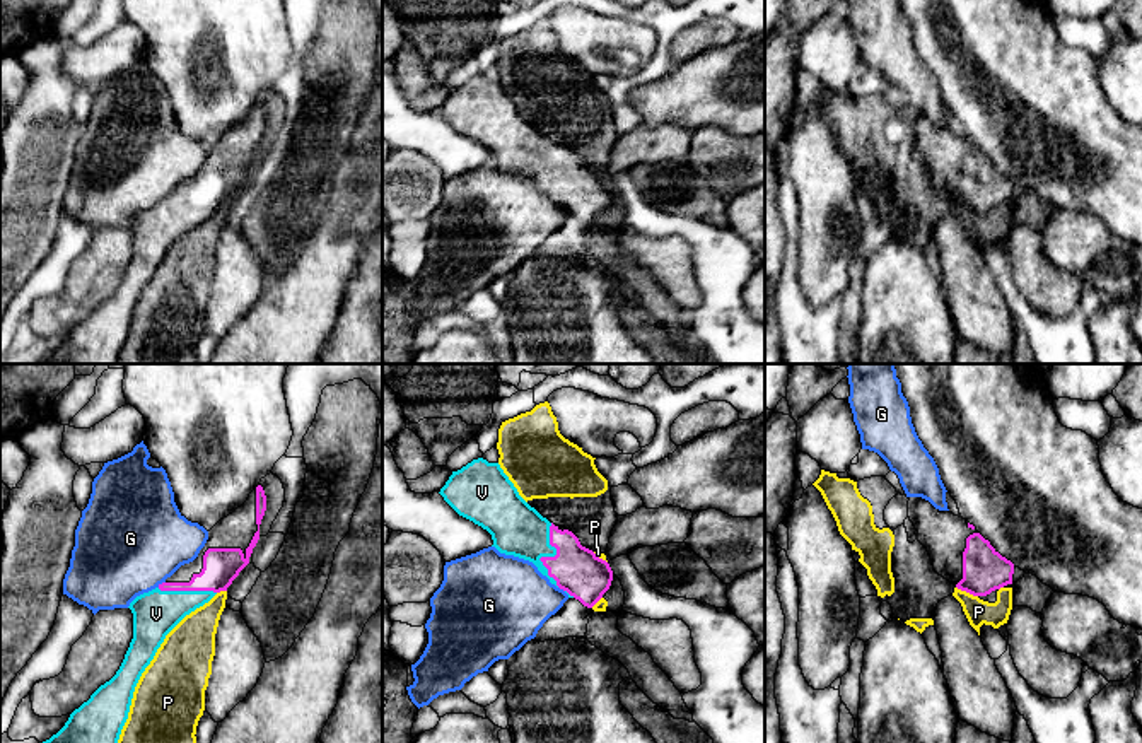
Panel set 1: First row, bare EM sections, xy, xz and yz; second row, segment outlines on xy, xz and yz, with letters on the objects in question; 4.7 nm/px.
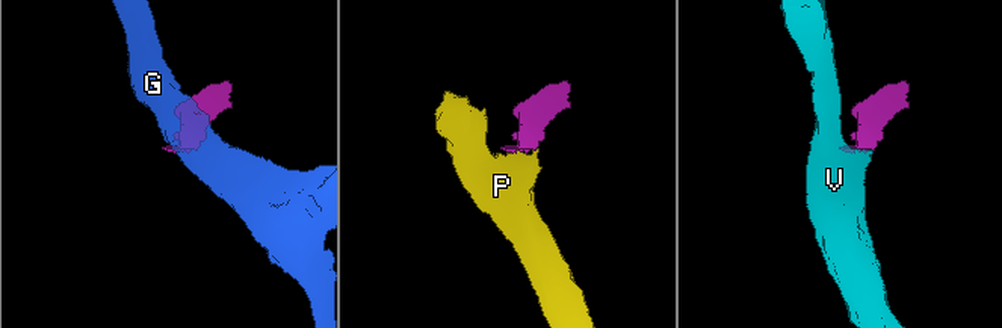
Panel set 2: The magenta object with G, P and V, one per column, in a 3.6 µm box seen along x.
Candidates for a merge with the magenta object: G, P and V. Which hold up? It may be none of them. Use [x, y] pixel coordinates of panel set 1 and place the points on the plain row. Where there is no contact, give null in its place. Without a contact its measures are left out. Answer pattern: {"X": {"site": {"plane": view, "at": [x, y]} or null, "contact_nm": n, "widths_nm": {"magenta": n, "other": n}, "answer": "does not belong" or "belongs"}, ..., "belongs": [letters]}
{"G": {"site": {"plane": "xy", "at": [163, 200]}, "contact_nm": 50, "widths_nm": {"magenta": 140, "other": 500}, "answer": "does not belong"}, "P": {"site": {"plane": "yz", "at": [967, 209]}, "contact_nm": 120, "widths_nm": {"magenta": 200, "other": 120}, "answer": "does not belong"}, "V": {"site": {"plane": "xz", "at": [548, 175]}, "contact_nm": 300, "widths_nm": {"magenta": 220, "other": 240}, "answer": "belongs"}, "belongs": ["V"]}

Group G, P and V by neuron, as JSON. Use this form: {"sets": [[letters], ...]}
{"sets": [["G"], ["P"], ["V"]]}

